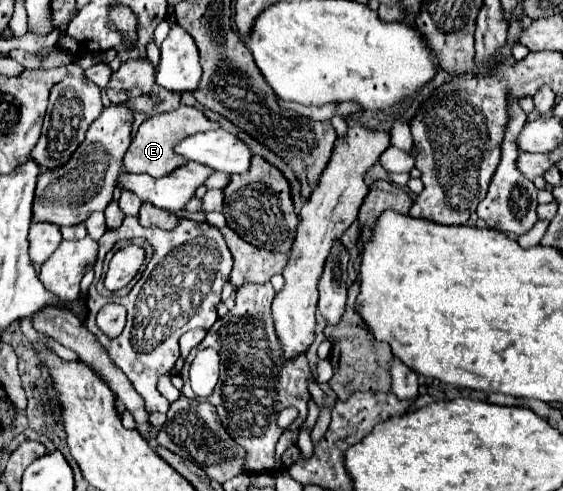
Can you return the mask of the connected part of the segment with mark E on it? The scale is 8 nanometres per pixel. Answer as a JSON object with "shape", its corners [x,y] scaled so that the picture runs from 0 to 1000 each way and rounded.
{"shape":[[[323,214],[313,226],[274,234],[263,246],[256,246],[249,255],[245,271],[238,275],[231,299],[220,316],[220,344],[231,352],[263,352],[270,360],[291,360],[295,352],[306,352],[309,344],[316,344],[316,336],[330,332],[327,320],[316,320],[316,312],[309,312],[309,295],[316,295],[316,287],[323,287],[323,279],[337,279],[355,267],[377,267],[387,259],[391,255],[384,246],[373,246],[352,218]]]}

